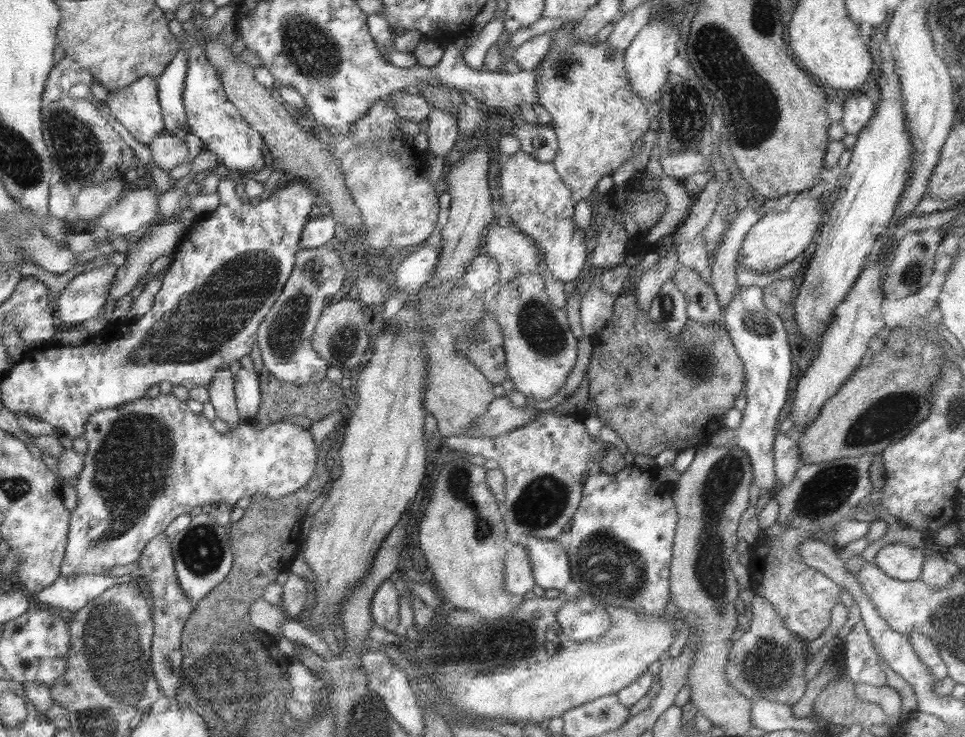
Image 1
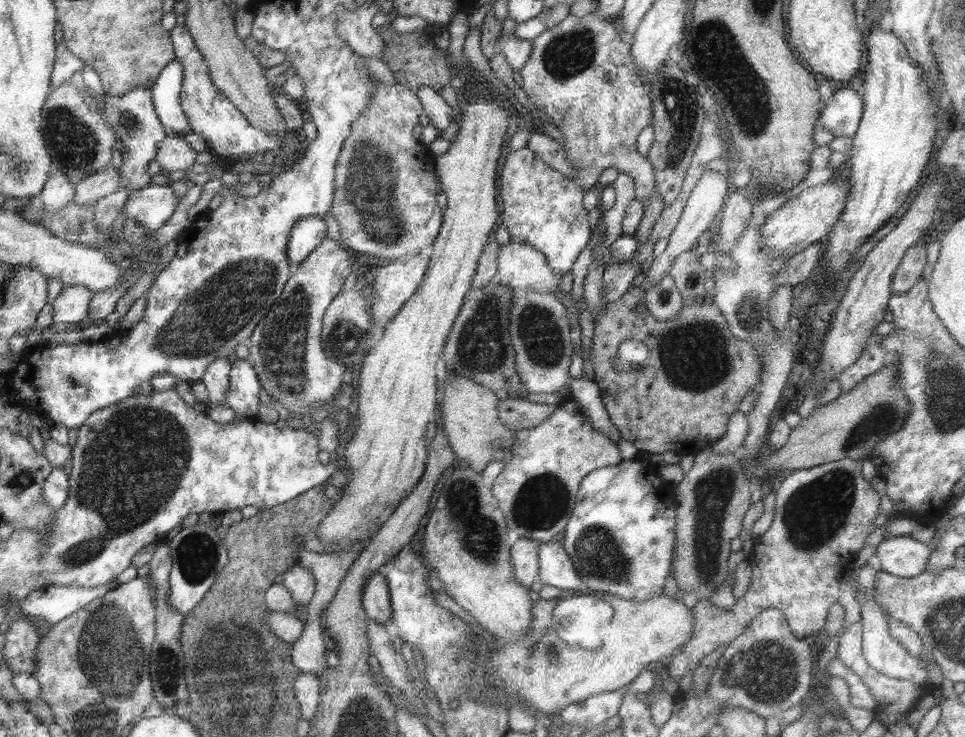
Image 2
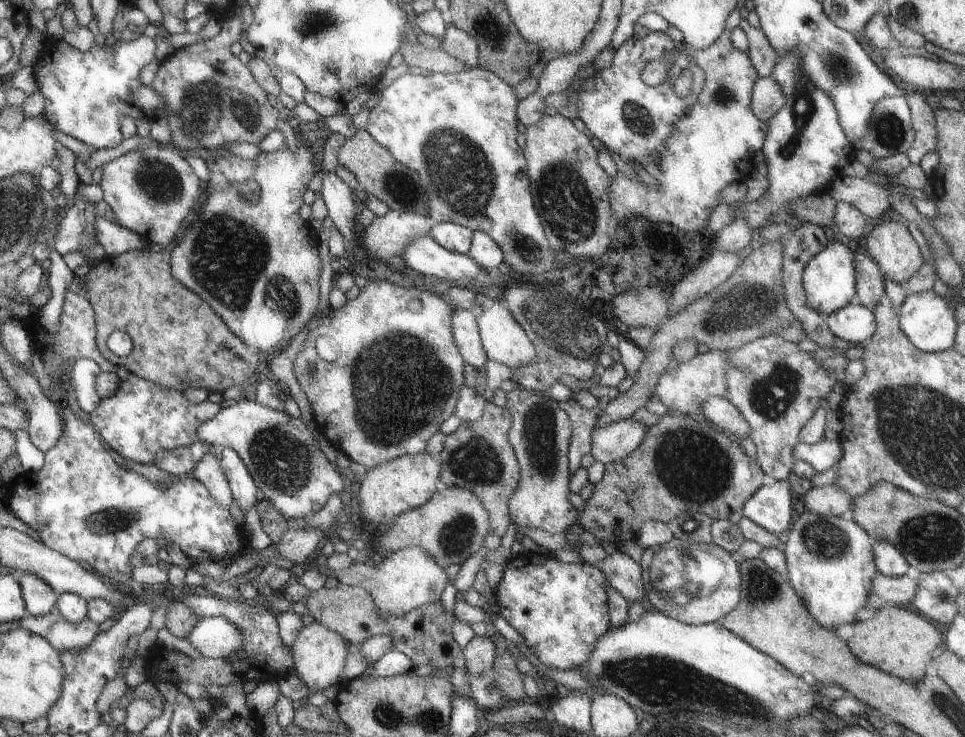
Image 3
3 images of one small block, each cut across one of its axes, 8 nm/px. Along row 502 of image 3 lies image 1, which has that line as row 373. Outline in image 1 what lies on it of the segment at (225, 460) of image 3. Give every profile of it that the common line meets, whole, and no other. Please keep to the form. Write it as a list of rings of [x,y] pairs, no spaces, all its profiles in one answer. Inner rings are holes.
[[[239,370],[235,374],[235,406],[239,416],[247,422],[259,412],[261,404],[261,390],[259,390],[259,378],[253,370]]]

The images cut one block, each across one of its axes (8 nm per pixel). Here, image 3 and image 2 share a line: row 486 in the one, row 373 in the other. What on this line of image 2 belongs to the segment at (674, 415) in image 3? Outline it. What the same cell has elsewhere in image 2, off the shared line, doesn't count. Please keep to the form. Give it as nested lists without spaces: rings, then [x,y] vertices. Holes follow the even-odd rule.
[[[631,286],[621,298],[609,302],[603,312],[595,314],[589,358],[595,370],[593,382],[621,438],[653,456],[675,452],[683,458],[685,454],[695,454],[713,446],[725,436],[727,418],[737,412],[743,396],[749,394],[761,378],[759,348],[751,340],[737,340],[711,300],[703,300],[693,308],[681,306],[677,318],[657,322],[645,308],[643,288],[637,286]]]

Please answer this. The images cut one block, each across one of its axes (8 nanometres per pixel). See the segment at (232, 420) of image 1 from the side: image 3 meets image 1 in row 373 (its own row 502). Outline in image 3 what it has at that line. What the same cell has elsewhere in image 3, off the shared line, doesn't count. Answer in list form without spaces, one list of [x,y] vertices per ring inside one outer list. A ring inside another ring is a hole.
[[[207,452],[189,474],[207,488],[209,496],[213,496],[213,500],[215,500],[219,506],[229,506],[229,504],[231,504],[233,494],[231,494],[227,476],[225,476],[223,470],[221,470],[219,458],[215,458],[213,454]]]

